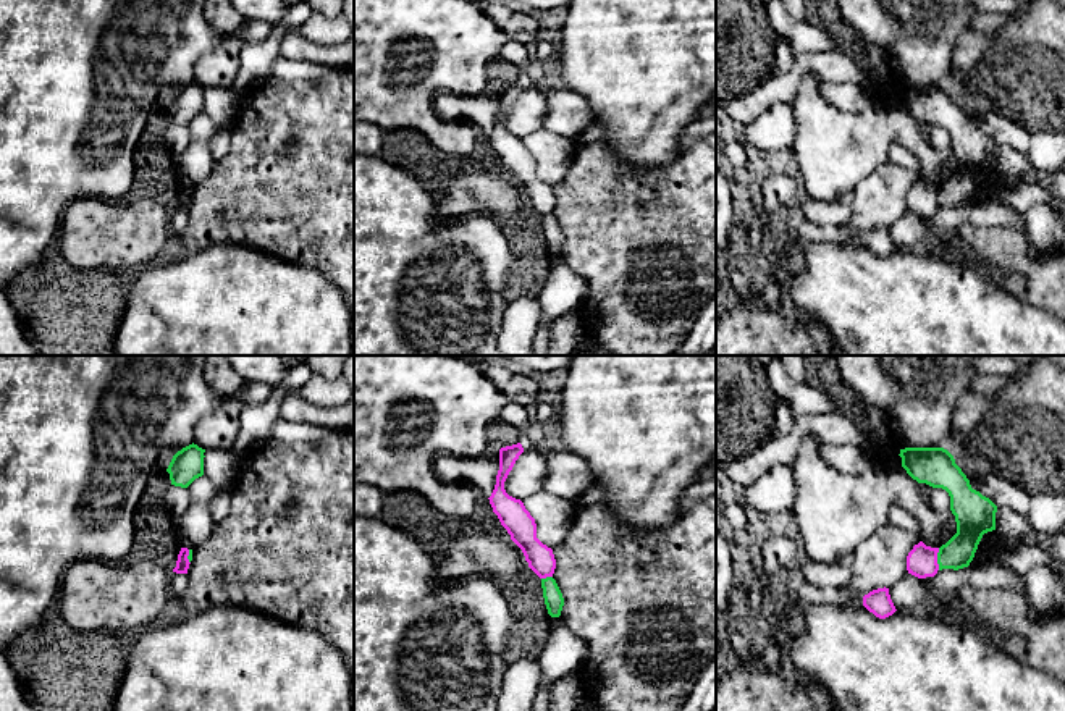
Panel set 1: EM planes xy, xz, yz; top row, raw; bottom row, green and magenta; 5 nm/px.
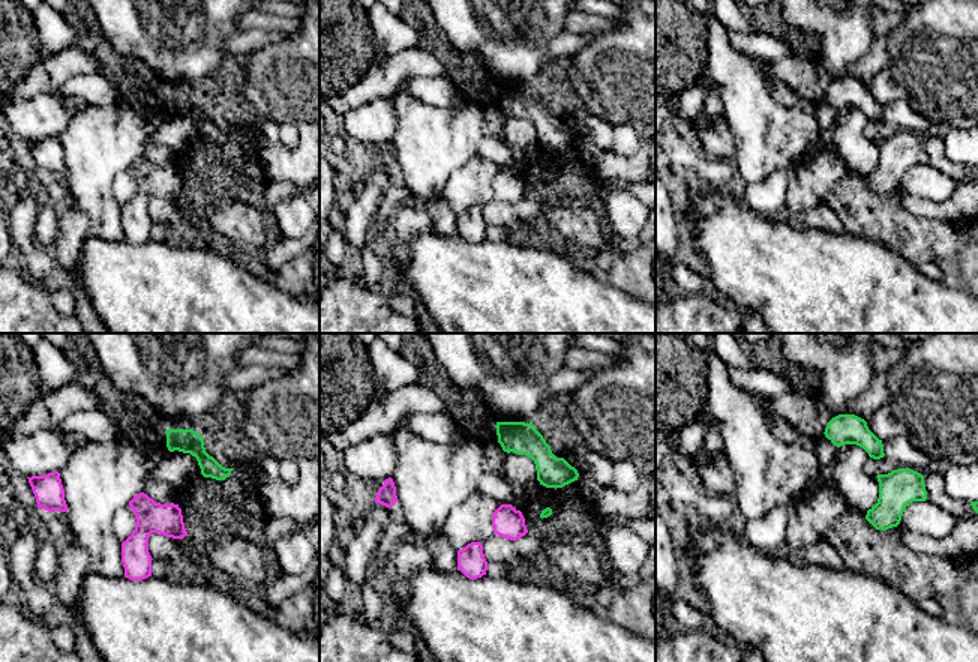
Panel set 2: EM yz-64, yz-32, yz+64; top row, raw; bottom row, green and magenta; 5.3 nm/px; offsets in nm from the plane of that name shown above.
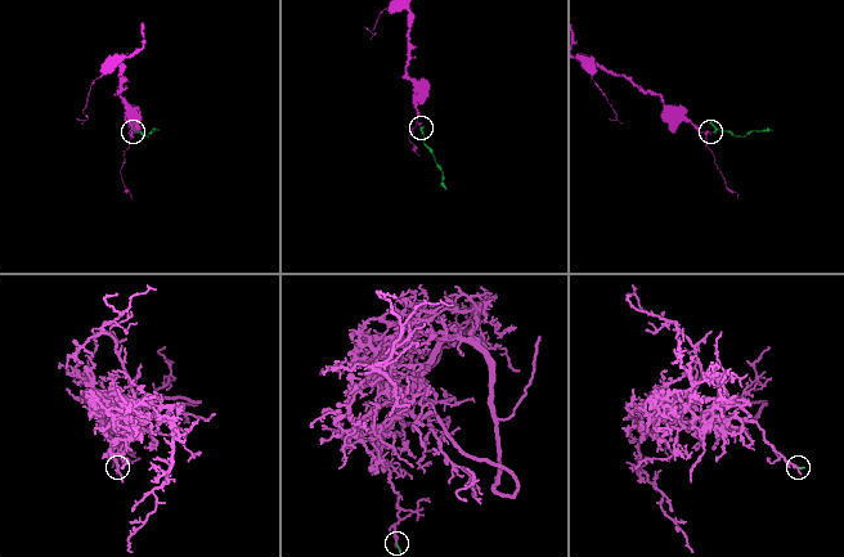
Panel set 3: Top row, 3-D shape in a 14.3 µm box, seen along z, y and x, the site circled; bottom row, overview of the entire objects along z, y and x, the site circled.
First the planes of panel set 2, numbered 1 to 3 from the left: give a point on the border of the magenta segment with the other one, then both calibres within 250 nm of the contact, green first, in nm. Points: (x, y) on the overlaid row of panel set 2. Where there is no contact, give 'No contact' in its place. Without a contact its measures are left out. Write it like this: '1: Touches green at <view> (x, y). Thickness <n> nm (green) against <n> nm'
1: No contact
2: No contact
3: No contact

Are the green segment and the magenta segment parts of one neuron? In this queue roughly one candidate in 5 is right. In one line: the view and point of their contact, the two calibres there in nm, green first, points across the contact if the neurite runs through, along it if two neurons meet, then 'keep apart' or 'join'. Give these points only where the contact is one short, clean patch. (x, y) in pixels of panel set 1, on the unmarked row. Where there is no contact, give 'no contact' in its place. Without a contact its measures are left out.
contact yz (938, 197); calibres 160 and 160 nm; border yz (939, 186), (938, 207); keep apart

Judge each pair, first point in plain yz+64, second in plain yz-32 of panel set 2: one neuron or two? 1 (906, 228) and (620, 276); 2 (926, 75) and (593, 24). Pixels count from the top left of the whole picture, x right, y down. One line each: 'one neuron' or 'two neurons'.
1: one neuron
2: two neurons

